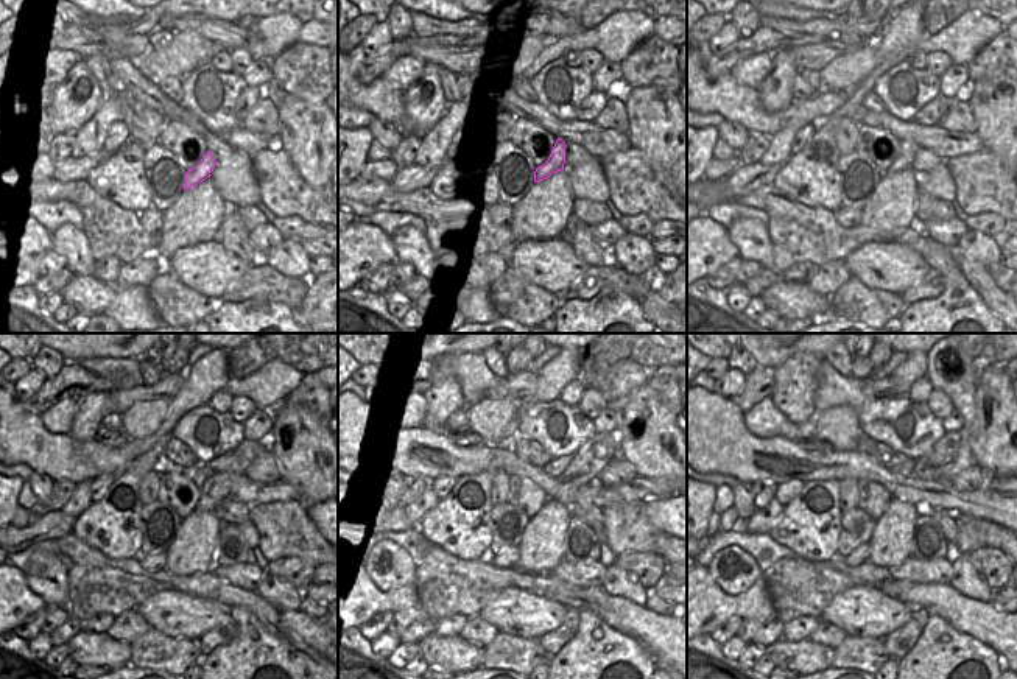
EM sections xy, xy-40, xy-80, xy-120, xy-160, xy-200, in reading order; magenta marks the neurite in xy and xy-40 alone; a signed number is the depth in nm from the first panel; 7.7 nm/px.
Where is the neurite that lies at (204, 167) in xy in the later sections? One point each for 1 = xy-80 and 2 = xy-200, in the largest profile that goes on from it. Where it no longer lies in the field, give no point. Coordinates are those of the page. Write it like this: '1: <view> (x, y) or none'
1: xy-80 (908, 148)
2: xy-200 (930, 467)

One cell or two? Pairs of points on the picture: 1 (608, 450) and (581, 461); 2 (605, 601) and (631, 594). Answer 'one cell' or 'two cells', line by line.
1: one cell
2: two cells

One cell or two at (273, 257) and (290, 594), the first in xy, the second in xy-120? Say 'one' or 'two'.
one

